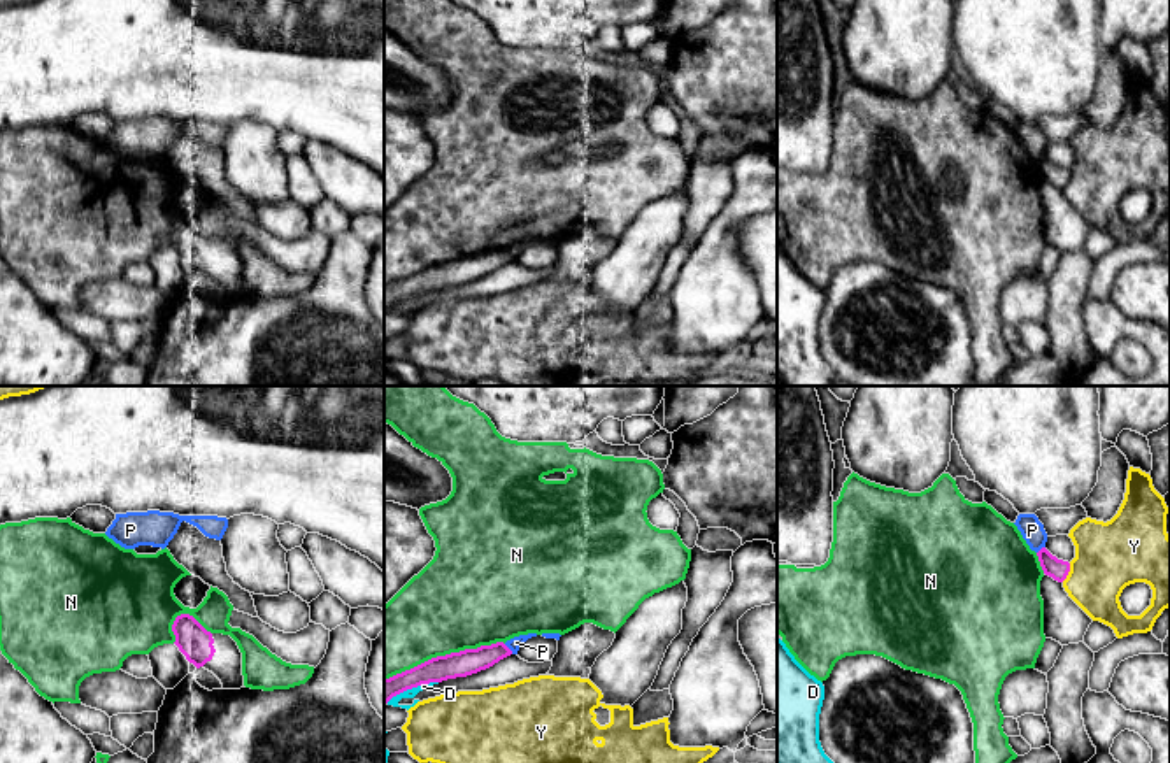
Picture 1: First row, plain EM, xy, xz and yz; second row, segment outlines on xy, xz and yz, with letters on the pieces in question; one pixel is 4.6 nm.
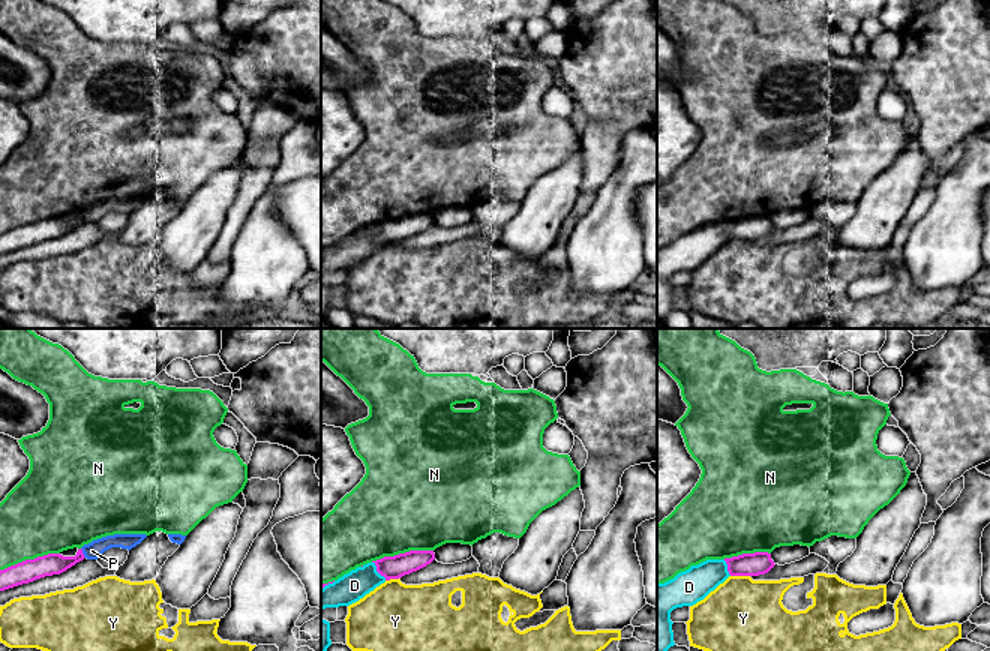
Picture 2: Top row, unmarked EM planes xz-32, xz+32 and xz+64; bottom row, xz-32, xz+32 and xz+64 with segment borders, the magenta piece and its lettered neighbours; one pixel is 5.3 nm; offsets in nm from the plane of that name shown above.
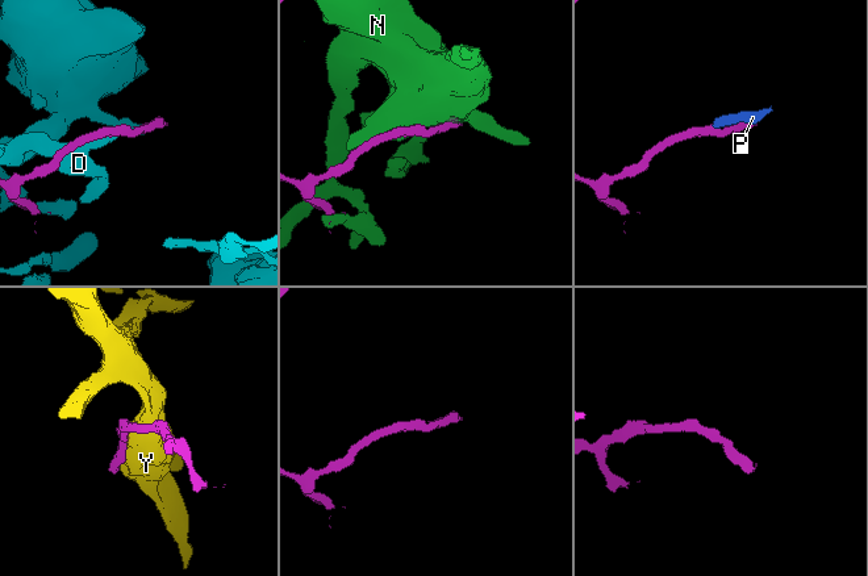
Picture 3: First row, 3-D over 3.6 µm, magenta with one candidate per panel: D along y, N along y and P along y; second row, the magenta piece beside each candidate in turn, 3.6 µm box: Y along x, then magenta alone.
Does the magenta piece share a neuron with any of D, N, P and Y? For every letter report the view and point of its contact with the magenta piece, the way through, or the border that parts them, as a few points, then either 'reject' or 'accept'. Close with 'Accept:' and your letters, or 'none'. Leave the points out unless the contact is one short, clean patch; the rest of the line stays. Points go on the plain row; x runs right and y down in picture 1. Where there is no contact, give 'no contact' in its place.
D: meets magenta in xz at (411, 295); reject
N: meets magenta in xz at (446, 262); reject
P: meets magenta in xz at (509, 256); border along xz (504, 251), (513, 260); reject
Y: meets magenta in yz at (1069, 178); reject
Accept: none

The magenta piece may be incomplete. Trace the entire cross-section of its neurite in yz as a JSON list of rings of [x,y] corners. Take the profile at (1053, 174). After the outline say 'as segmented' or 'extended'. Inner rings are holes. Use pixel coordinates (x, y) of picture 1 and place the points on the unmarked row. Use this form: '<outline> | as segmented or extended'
[[[1042,154],[1037,163],[1045,182],[1052,184],[1058,189],[1063,189],[1067,186],[1070,179],[1068,168],[1058,167],[1045,154]]] | as segmented

